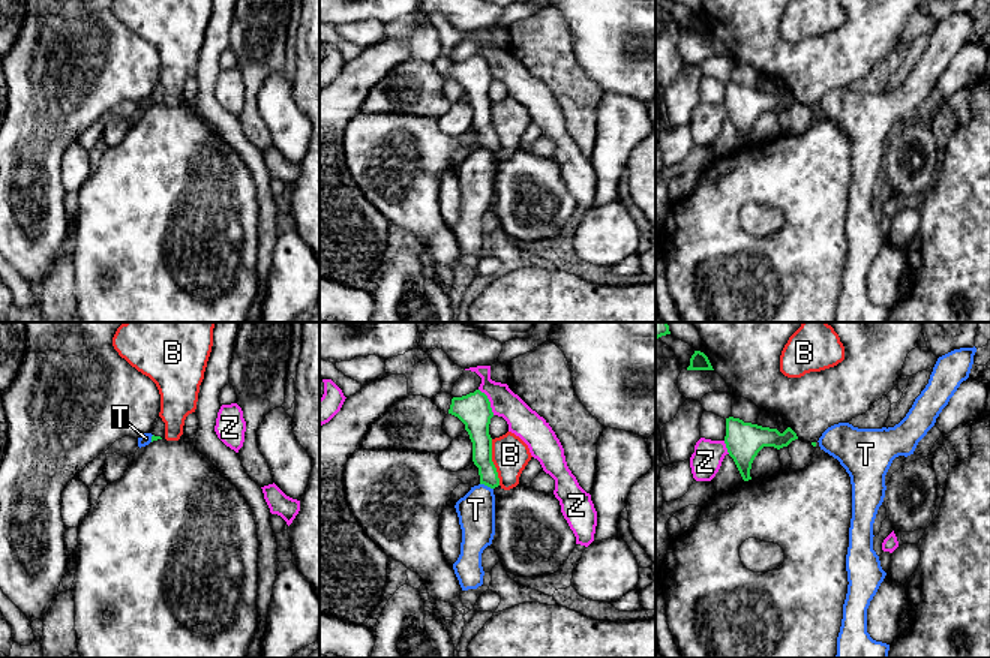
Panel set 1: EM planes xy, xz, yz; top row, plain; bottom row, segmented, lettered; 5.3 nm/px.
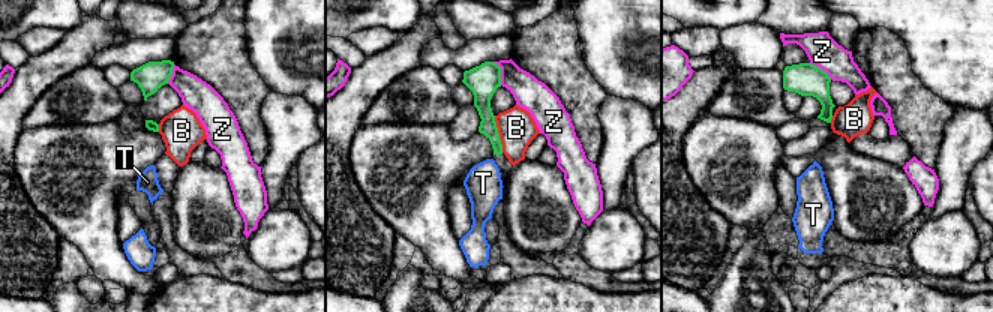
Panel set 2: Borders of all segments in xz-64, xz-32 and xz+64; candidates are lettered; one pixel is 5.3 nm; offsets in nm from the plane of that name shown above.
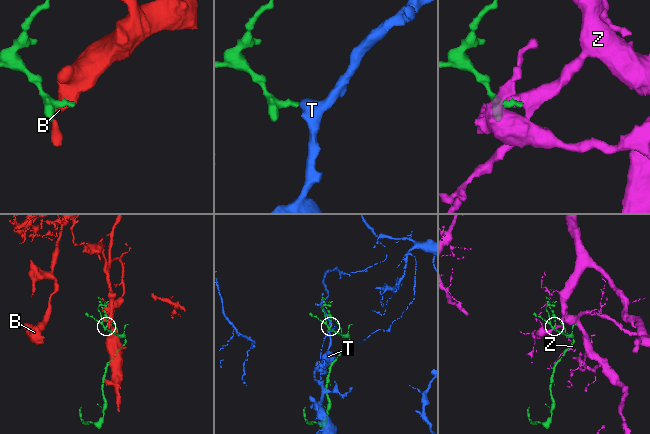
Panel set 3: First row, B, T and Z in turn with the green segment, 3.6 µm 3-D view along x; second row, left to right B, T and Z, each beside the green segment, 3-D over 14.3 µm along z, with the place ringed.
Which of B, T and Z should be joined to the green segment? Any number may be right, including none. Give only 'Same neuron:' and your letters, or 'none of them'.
Same neuron: none of them

